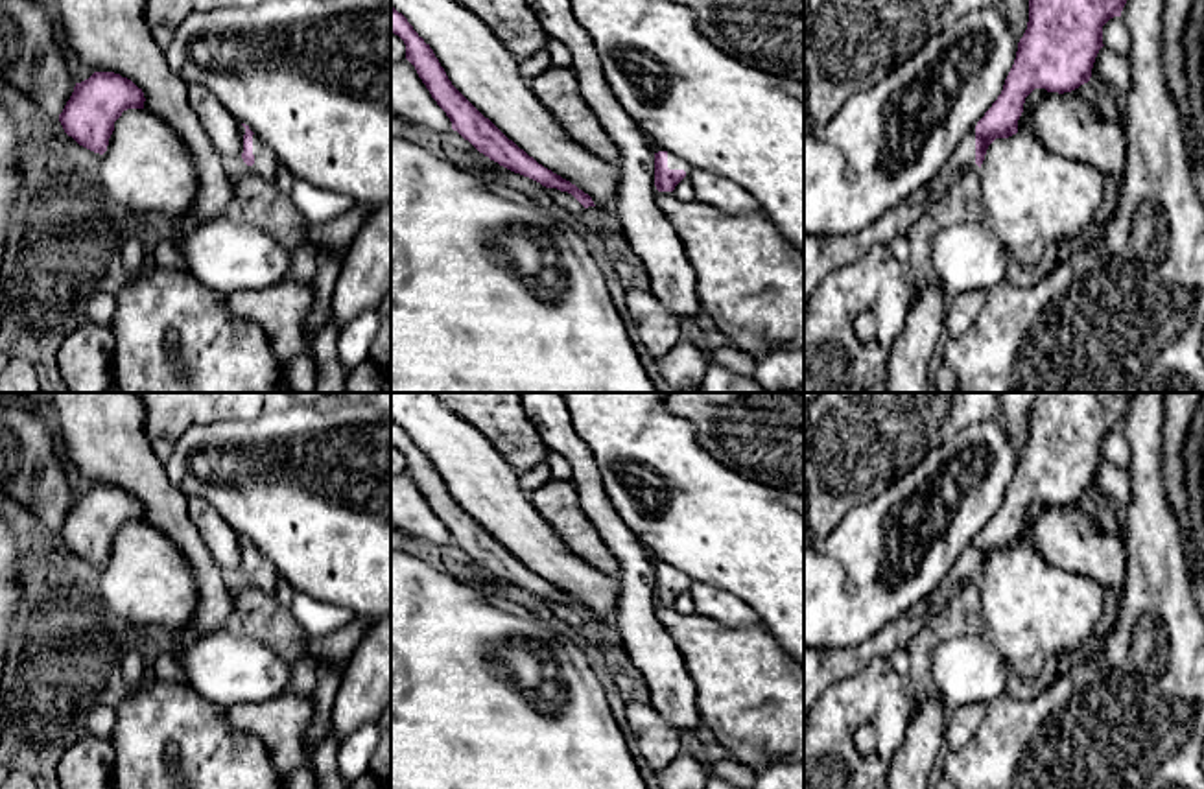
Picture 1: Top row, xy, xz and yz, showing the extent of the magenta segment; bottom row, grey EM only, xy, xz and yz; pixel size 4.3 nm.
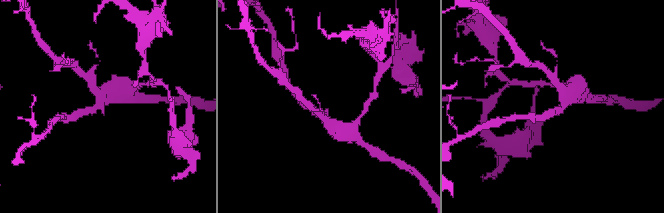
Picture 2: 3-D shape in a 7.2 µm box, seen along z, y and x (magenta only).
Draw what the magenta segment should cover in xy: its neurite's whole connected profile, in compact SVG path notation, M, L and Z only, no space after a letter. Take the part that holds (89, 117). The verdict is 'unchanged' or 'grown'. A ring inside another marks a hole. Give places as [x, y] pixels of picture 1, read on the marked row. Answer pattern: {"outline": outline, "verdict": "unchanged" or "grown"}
{"outline": "M94 72L76 83L59 122L79 146L103 155L114 122L127 109L144 109L144 92L131 79L114 72Z", "verdict": "unchanged"}

